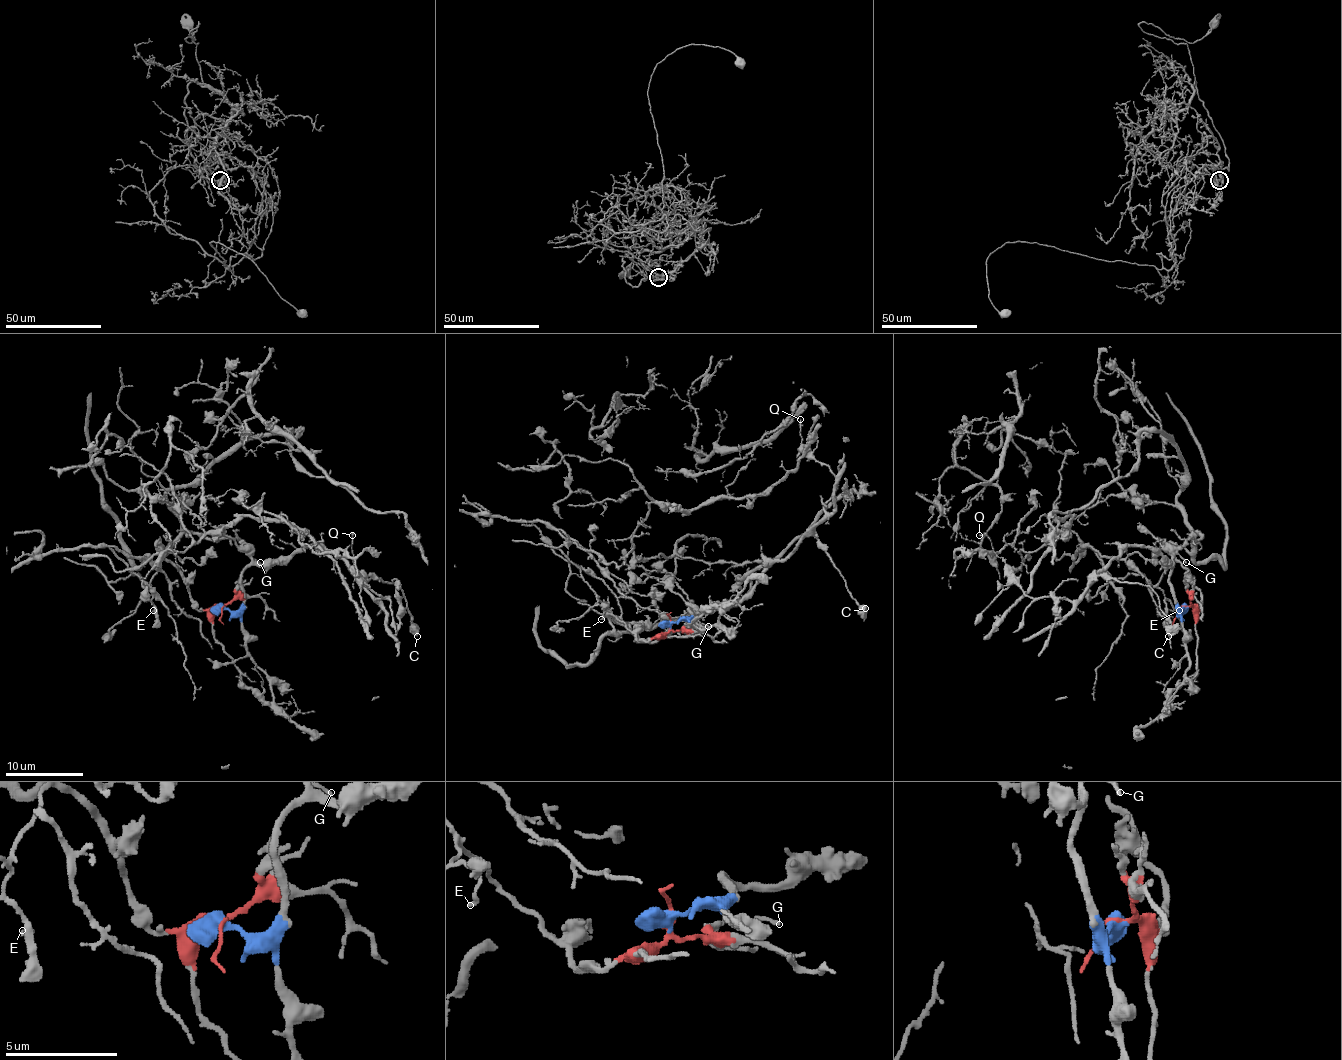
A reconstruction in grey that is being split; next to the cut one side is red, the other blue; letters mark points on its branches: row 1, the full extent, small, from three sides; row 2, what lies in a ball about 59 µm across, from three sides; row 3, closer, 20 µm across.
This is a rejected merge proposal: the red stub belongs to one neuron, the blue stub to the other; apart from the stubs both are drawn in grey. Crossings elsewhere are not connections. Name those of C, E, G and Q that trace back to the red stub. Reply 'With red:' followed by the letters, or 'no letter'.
With red: E

